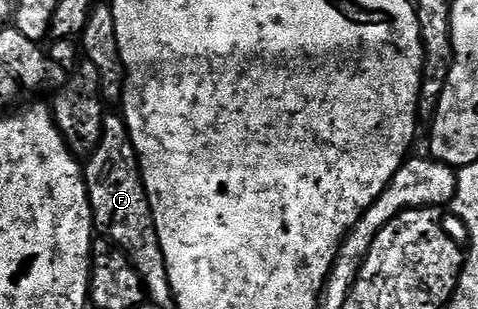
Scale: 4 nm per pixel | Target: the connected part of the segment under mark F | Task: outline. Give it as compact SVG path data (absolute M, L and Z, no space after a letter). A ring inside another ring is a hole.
M108 113L104 117L99 147L85 162L85 177L91 214L98 233L118 246L131 259L132 266L167 266L147 199L143 174L139 171L139 157L131 143L127 123L118 113Z

